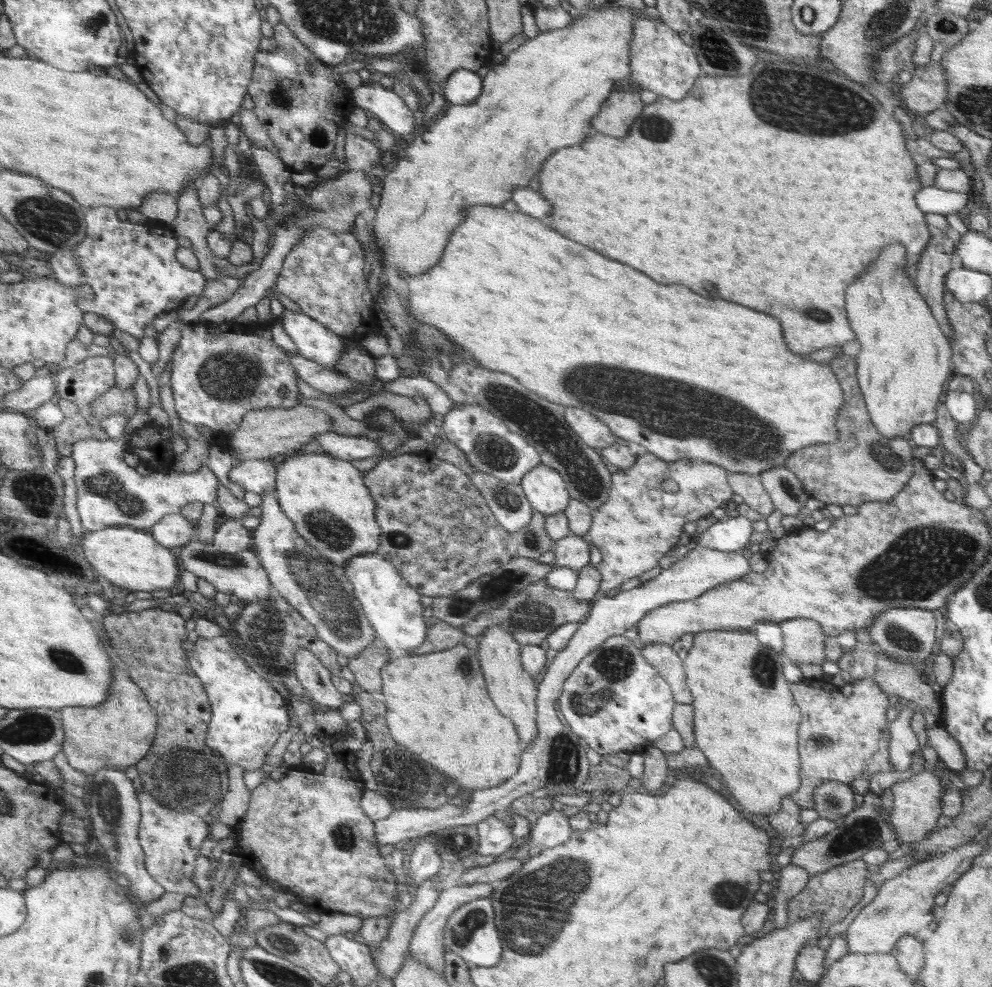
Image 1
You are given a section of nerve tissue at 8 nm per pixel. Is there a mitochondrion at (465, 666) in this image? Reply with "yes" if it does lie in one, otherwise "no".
yes

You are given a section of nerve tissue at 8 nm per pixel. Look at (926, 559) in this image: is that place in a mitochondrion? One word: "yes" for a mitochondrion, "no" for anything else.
yes

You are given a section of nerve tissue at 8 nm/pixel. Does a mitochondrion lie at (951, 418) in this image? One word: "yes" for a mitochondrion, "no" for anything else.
no

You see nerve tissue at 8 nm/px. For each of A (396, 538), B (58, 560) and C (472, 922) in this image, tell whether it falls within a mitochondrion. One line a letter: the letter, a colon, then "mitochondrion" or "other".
A: mitochondrion
B: mitochondrion
C: mitochondrion

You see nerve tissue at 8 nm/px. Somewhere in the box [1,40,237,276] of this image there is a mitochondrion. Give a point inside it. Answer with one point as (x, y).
(50, 220)

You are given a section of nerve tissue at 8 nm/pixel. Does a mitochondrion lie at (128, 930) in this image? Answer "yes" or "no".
yes

